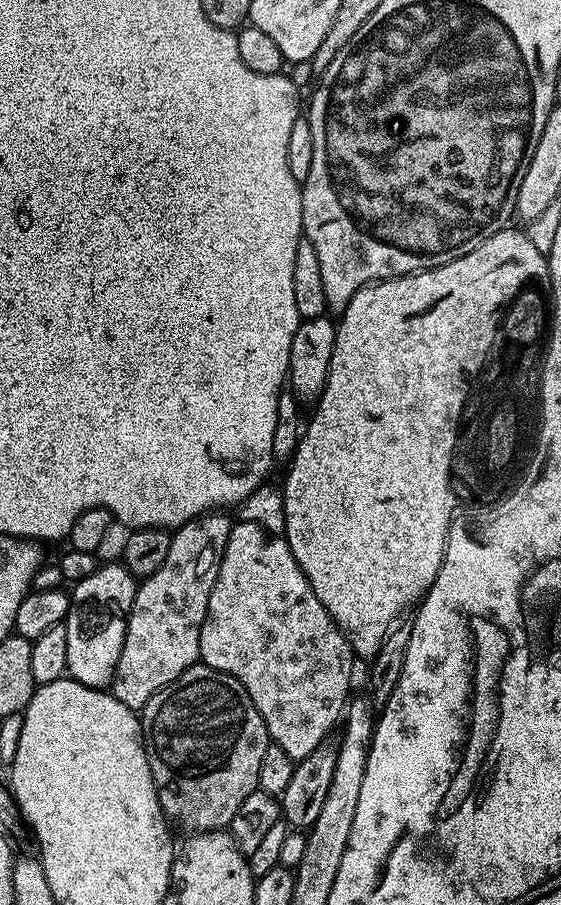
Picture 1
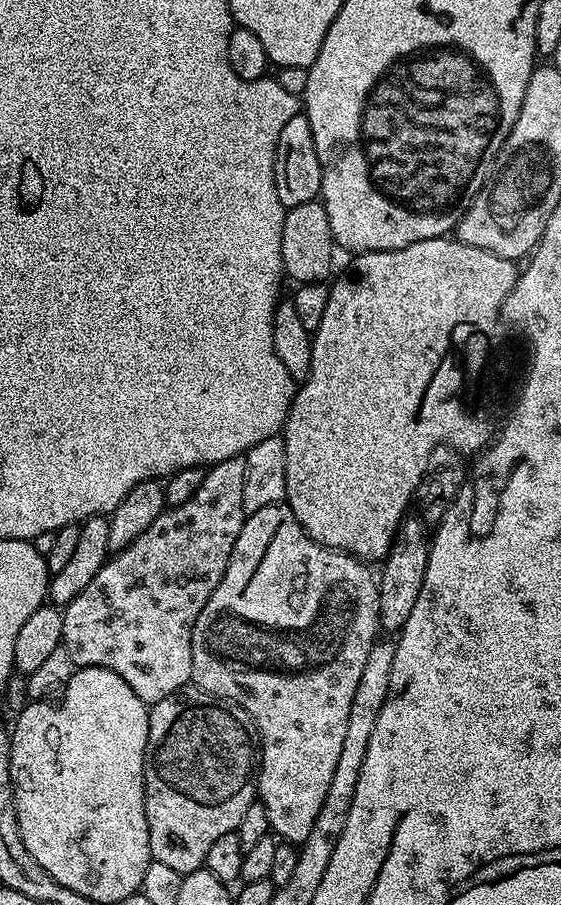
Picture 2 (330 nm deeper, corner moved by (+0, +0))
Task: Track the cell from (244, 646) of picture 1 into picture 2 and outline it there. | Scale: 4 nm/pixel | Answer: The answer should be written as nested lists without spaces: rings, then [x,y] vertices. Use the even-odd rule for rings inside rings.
[[[287,503],[265,506],[257,513],[245,515],[244,525],[234,542],[234,550],[226,566],[226,574],[222,574],[222,582],[218,582],[214,594],[210,594],[206,606],[202,606],[202,614],[198,614],[198,622],[194,622],[191,683],[201,692],[209,692],[211,696],[226,700],[229,704],[237,704],[242,710],[246,710],[246,714],[250,714],[250,718],[256,723],[258,800],[266,806],[269,829],[281,841],[293,846],[303,844],[314,827],[314,818],[318,818],[318,810],[322,810],[322,802],[326,802],[326,790],[330,790],[330,782],[334,778],[338,758],[342,755],[342,741],[346,735],[346,721],[350,714],[350,702],[354,698],[354,689],[358,687],[358,678],[366,666],[366,654],[370,654],[372,645],[378,639],[380,586],[373,569],[371,572],[367,567],[371,568],[363,559],[314,542],[314,538],[310,538],[306,530],[302,530],[298,518],[294,518],[294,510],[290,510]]]

